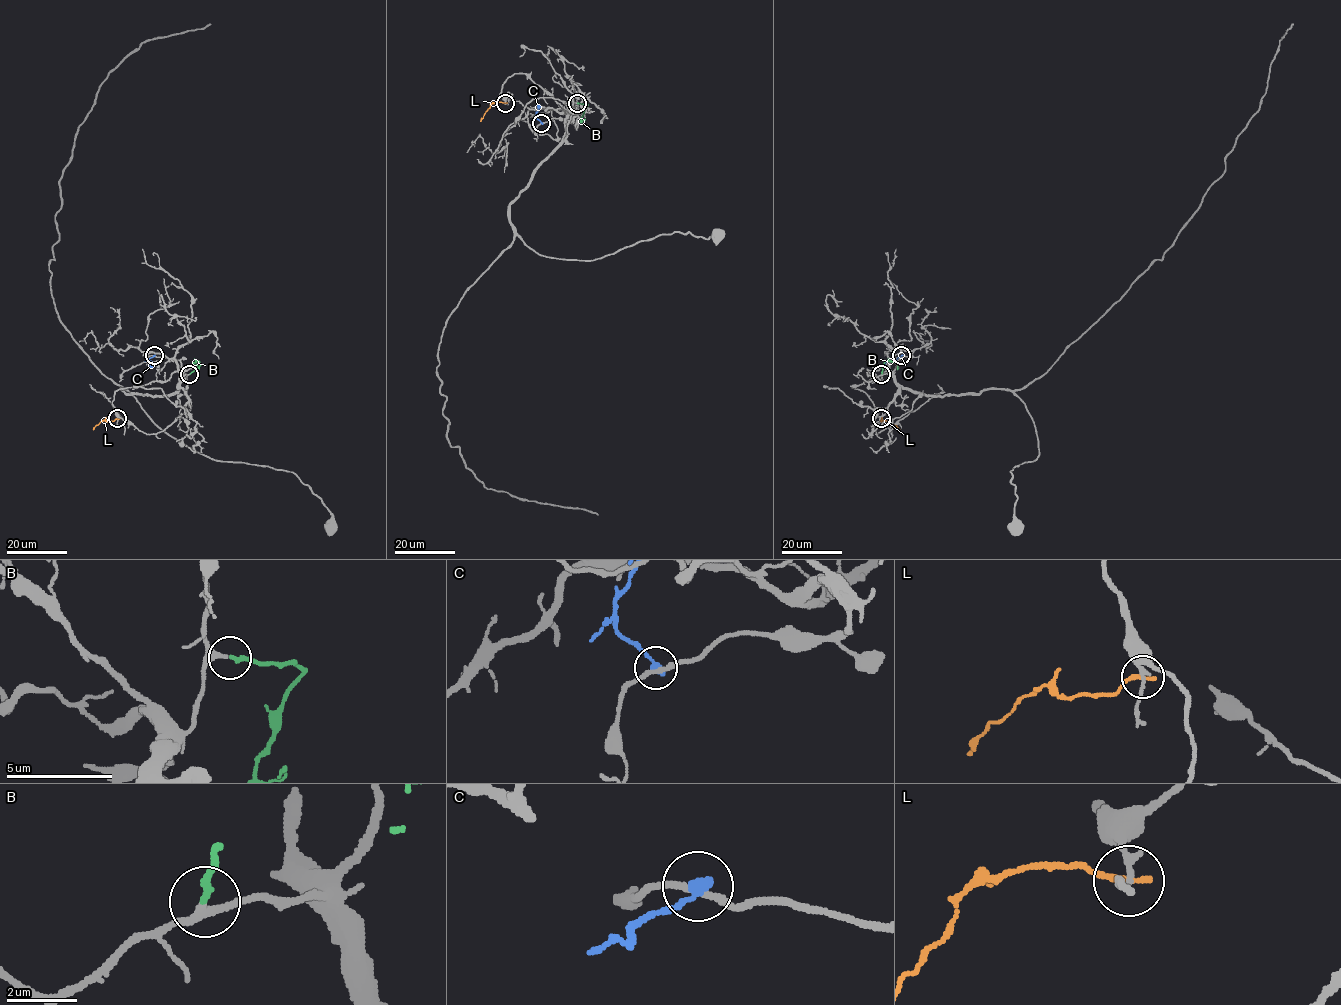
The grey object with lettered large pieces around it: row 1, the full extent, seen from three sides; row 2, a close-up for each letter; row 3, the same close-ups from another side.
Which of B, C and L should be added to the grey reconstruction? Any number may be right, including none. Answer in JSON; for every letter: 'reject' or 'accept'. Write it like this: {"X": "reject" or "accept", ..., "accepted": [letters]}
{"B": "accept", "C": "reject", "L": "reject", "accepted": ["B"]}

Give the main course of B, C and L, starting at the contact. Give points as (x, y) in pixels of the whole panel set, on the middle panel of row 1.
B: (577, 103), (588, 105), (581, 120), (585, 119)
C: (541, 123), (536, 117), (539, 106), (537, 108)
L: (505, 103), (491, 104), (480, 121)

